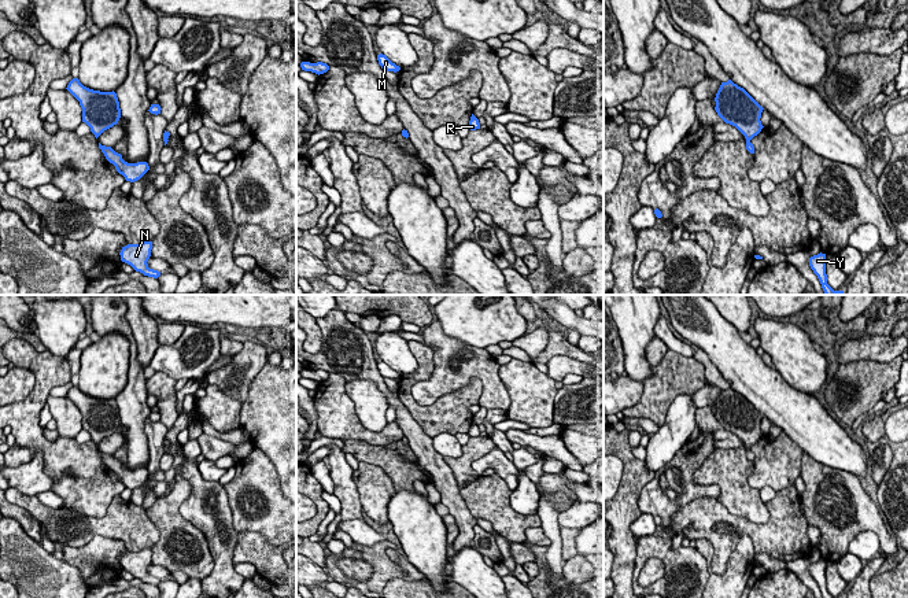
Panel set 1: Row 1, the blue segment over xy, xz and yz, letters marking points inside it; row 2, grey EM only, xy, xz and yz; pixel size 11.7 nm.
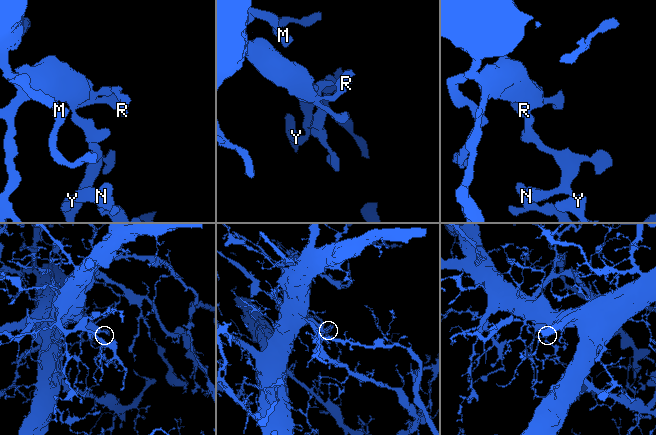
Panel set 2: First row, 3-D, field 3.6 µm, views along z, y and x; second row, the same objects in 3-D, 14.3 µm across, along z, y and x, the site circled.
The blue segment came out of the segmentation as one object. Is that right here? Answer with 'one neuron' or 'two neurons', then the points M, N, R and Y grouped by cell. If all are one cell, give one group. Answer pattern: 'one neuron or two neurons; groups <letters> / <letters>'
one neuron; groups M N R Y

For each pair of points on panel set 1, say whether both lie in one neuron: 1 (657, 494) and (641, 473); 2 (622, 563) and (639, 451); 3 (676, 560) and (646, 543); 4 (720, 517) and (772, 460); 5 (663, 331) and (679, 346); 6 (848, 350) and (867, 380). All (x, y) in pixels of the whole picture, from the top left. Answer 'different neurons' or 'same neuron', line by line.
1: different neurons
2: different neurons
3: same neuron
4: different neurons
5: same neuron
6: different neurons

